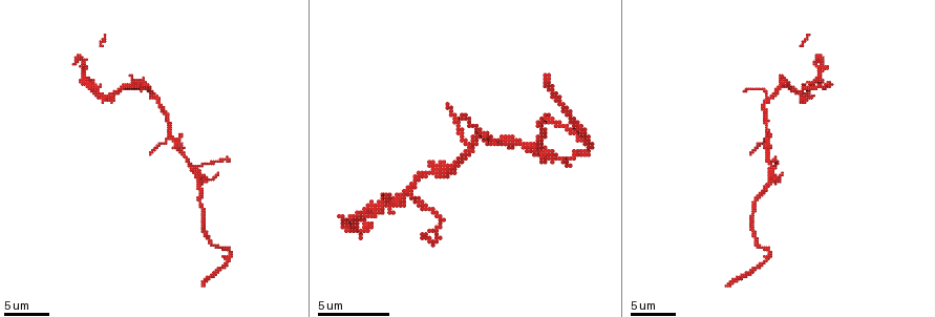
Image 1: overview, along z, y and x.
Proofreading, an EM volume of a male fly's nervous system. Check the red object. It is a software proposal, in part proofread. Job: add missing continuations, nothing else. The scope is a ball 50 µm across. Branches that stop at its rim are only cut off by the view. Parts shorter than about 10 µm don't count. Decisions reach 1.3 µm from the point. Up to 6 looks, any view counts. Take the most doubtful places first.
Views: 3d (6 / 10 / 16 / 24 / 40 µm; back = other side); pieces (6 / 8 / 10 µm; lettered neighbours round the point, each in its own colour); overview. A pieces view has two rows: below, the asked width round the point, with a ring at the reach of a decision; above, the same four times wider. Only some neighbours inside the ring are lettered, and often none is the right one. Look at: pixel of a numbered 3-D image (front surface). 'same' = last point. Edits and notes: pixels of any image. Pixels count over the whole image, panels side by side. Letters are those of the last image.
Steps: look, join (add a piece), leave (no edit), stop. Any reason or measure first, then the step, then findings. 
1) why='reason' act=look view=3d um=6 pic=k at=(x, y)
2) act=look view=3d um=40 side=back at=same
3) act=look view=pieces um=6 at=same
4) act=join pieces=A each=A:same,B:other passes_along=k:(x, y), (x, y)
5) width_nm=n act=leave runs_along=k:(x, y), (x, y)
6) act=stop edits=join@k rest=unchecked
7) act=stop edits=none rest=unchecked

why='free end' act=look view=pieces um=10 pic=1 at=(429, 241)

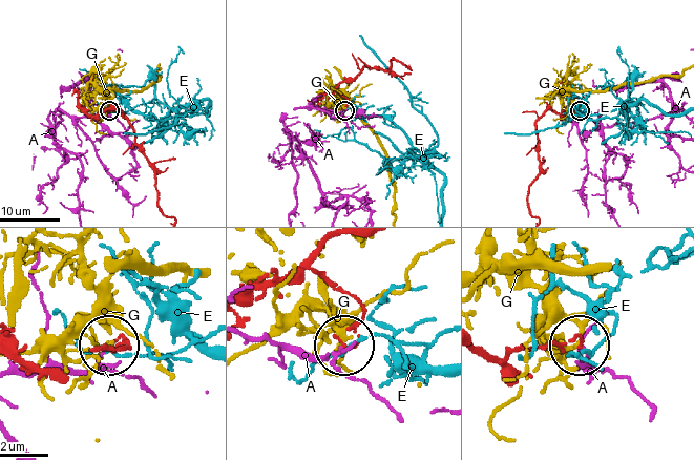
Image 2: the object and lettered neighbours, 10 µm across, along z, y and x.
act=leave each=A:other,E:other,G:other runs_along=2:(322, 249), (316, 267), (362, 315), (345, 346) found='no lettered piece goes on from it'

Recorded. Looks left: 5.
why='an open end' act=look view=pieces um=10 pic=1 at=(783, 174)

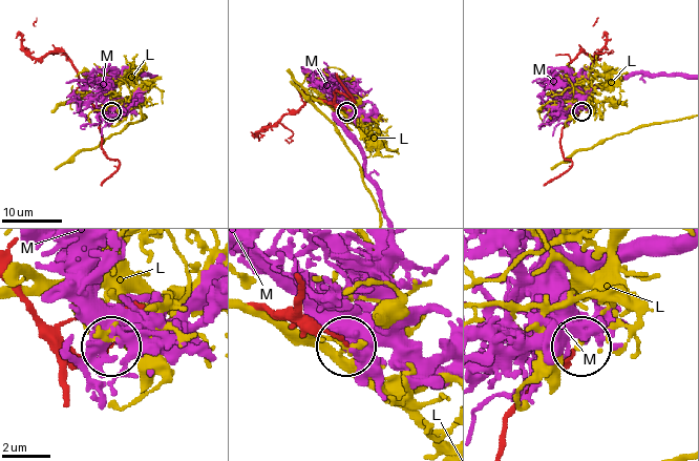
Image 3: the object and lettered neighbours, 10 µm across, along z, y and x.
act=leave each=L:other,M:other runs_along=3:(251, 301), (305, 318), (345, 342) found='none of them fits'

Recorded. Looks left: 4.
why='branch stops here' act=look view=pieces um=6 pic=1 at=(463, 118)

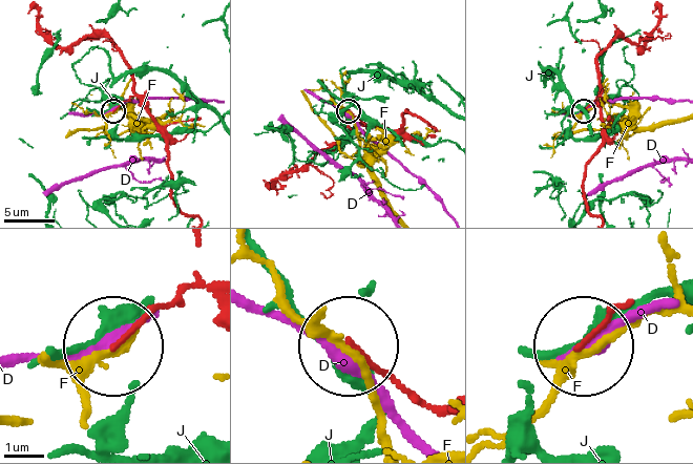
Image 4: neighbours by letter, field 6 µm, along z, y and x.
act=leave each=D:other,F:other,J:other runs_along=4:(181, 293), (113, 343) found='no lettered piece goes on from it'

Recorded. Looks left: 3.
act=stop edits=none rest=unchecked

